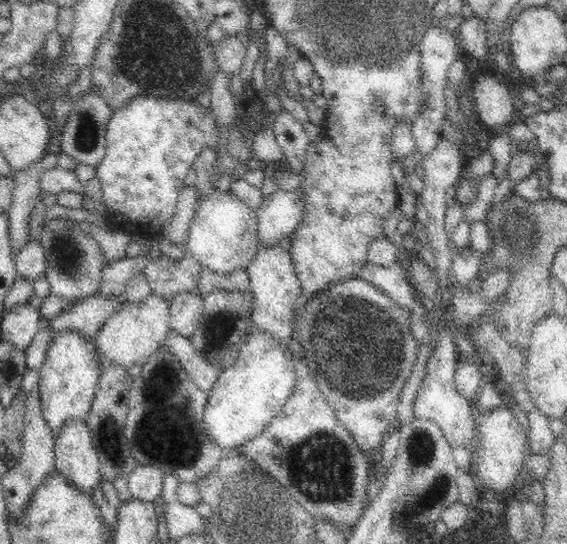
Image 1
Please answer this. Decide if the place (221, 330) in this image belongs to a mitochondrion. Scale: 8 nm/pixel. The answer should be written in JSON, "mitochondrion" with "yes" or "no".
{"mitochondrion":"yes"}

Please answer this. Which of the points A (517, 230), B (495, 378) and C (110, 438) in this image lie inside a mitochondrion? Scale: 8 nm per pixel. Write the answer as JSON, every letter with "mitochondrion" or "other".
{"A":"mitochondrion","B":"other","C":"mitochondrion"}

